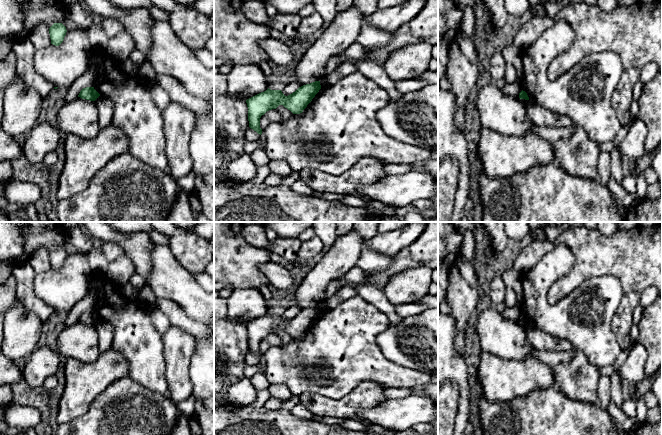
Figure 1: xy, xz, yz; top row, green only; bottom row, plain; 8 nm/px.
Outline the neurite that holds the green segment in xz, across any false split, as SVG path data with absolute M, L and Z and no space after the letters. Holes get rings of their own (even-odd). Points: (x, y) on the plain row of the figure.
M315 305L299 311L288 320L285 320L281 314L271 314L268 312L266 315L247 323L249 351L261 359L260 342L267 335L283 329L293 338L300 338L320 313L320 305Z

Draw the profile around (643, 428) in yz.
M662 419L655 424L640 422L633 430L626 435L662 435Z

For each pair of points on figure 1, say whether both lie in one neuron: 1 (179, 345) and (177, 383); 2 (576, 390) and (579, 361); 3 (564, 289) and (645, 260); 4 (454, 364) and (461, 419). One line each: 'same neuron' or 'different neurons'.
1: same neuron
2: same neuron
3: same neuron
4: same neuron

